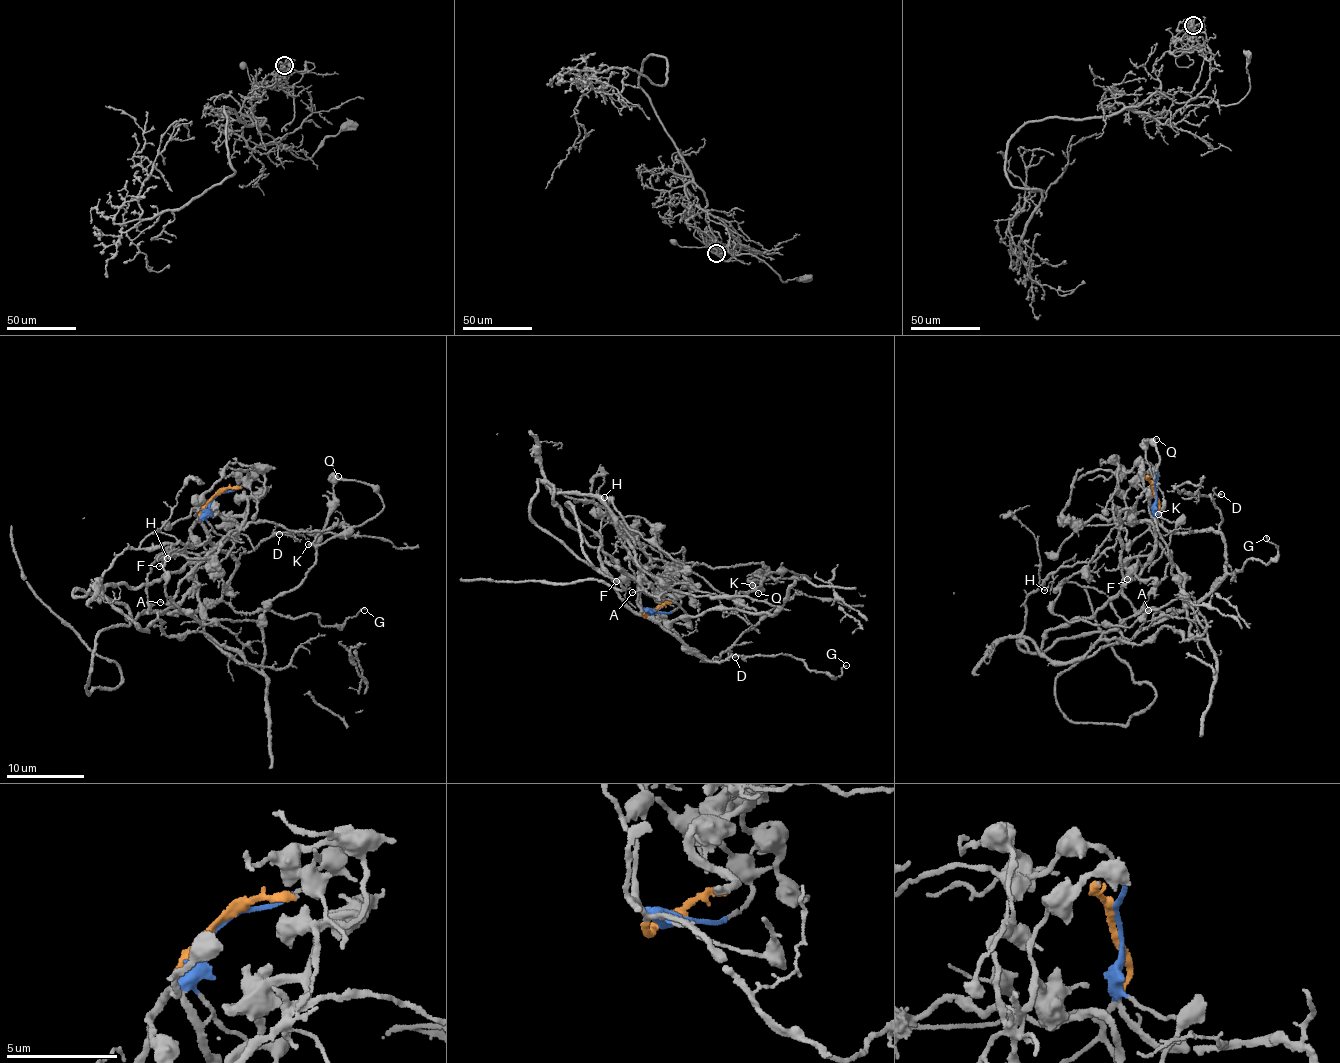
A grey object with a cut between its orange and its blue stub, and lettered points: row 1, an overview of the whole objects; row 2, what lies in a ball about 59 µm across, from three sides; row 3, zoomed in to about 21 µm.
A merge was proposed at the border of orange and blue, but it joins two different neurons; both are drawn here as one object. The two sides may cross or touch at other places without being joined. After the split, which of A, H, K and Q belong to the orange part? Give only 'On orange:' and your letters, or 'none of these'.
On orange: none of these

